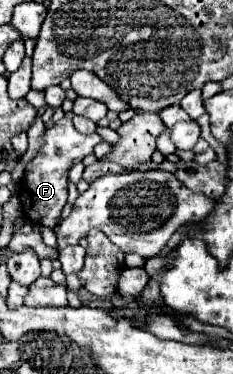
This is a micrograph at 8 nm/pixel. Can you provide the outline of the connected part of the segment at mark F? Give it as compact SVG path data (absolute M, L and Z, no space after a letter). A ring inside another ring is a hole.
M62 118L60 122L56 122L52 128L48 128L44 132L44 144L38 150L38 154L24 166L24 188L20 188L18 198L22 202L22 210L26 214L26 218L34 224L40 226L48 226L54 228L60 220L62 208L66 204L66 182L68 182L68 170L72 164L82 162L84 156L92 154L94 146L102 142L102 138L98 134L80 134L72 120Z

